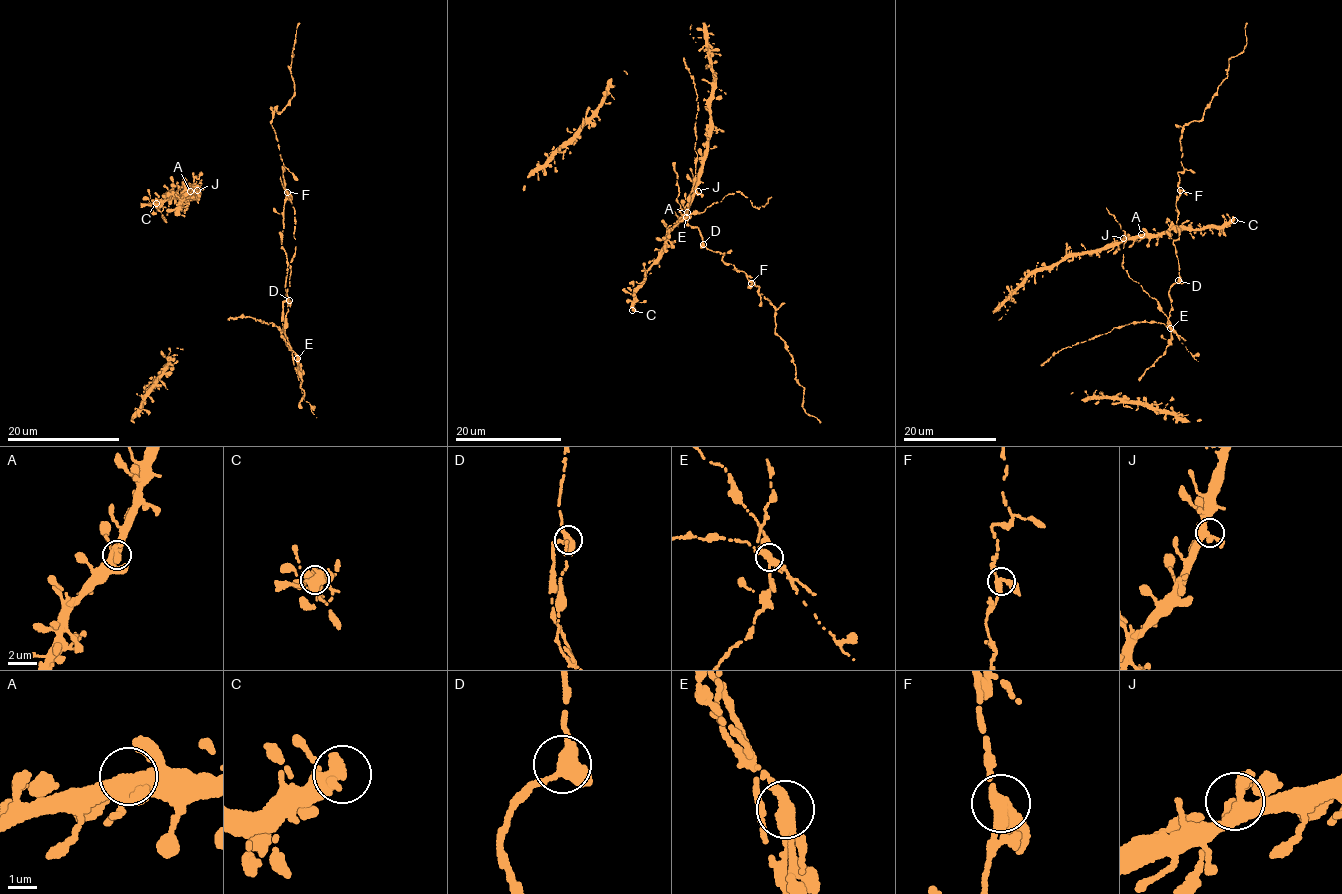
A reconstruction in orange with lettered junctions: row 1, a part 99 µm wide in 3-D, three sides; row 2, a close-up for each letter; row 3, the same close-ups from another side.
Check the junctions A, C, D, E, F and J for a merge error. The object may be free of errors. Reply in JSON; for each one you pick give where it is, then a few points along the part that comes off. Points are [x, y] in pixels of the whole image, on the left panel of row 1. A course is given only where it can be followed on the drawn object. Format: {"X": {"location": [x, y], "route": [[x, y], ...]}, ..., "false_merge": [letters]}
{"E": {"location": [297, 358], "route": [[298, 358], [294, 358], [284, 335], [287, 290], [294, 254], [295, 218], [279, 176]]}, "false_merge": ["E"]}

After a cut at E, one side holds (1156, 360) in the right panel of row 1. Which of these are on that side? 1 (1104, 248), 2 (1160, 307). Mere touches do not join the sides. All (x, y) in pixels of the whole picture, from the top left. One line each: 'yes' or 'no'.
1: yes
2: no

